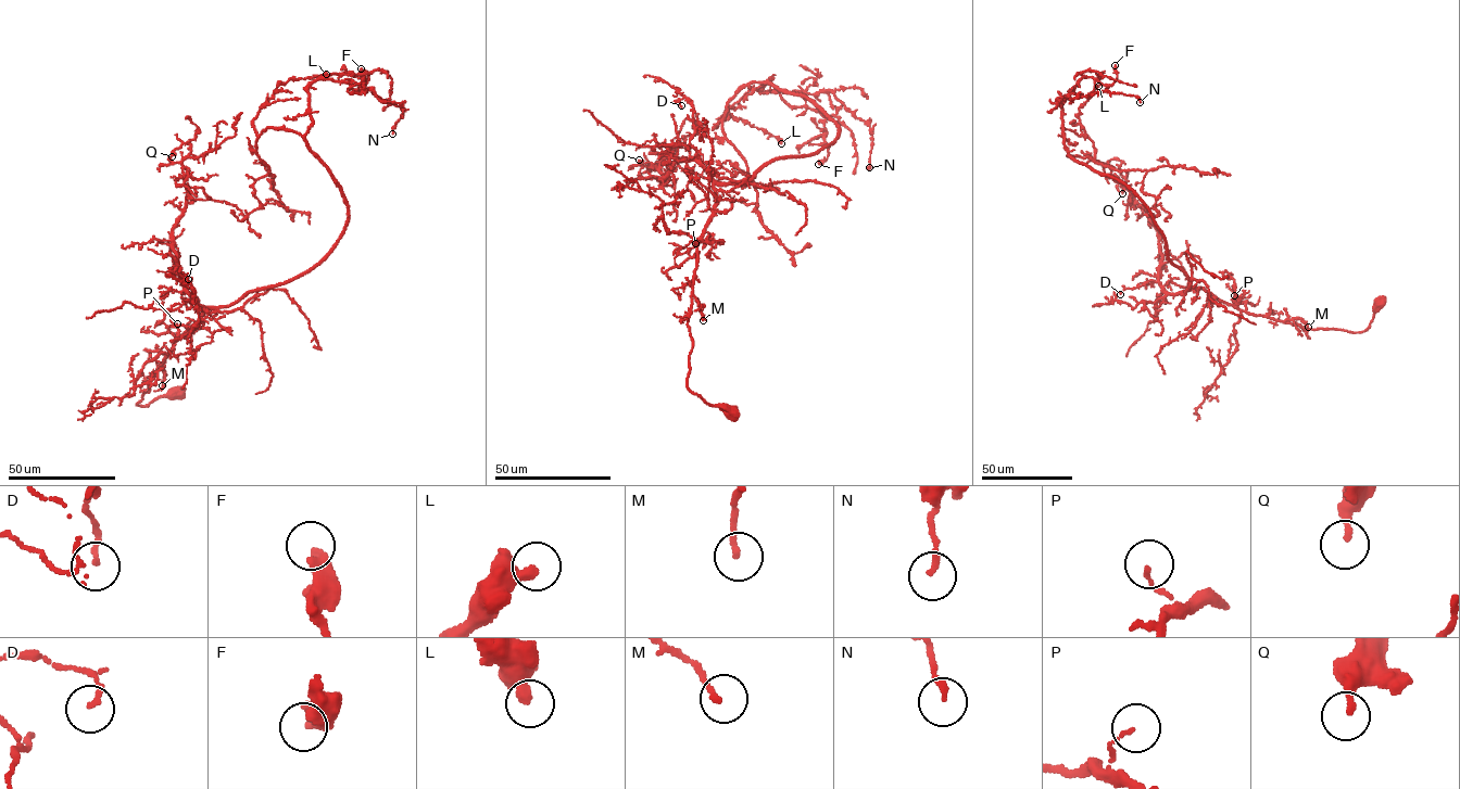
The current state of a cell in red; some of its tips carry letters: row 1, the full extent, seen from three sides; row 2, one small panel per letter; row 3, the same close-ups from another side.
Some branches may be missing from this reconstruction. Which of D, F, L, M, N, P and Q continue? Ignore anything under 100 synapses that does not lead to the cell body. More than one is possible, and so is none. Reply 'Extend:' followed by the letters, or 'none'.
Extend: none

